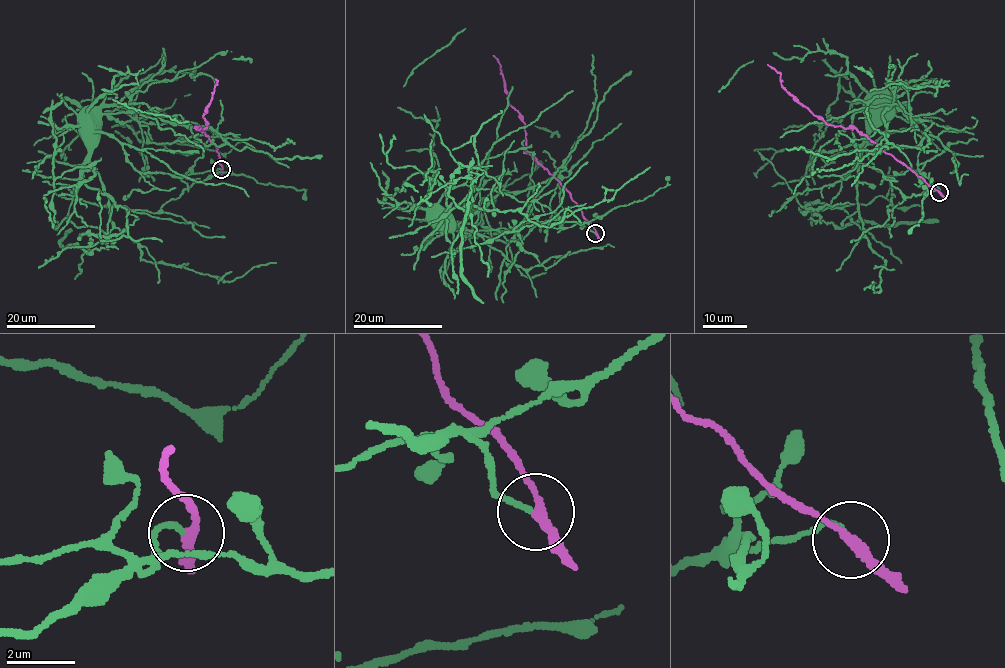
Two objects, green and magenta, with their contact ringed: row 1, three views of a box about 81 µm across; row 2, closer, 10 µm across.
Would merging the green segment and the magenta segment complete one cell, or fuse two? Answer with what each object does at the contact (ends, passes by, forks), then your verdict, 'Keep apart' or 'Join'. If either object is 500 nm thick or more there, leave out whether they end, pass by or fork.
At the ring green ends. At the ring magenta passes by. Keep apart

